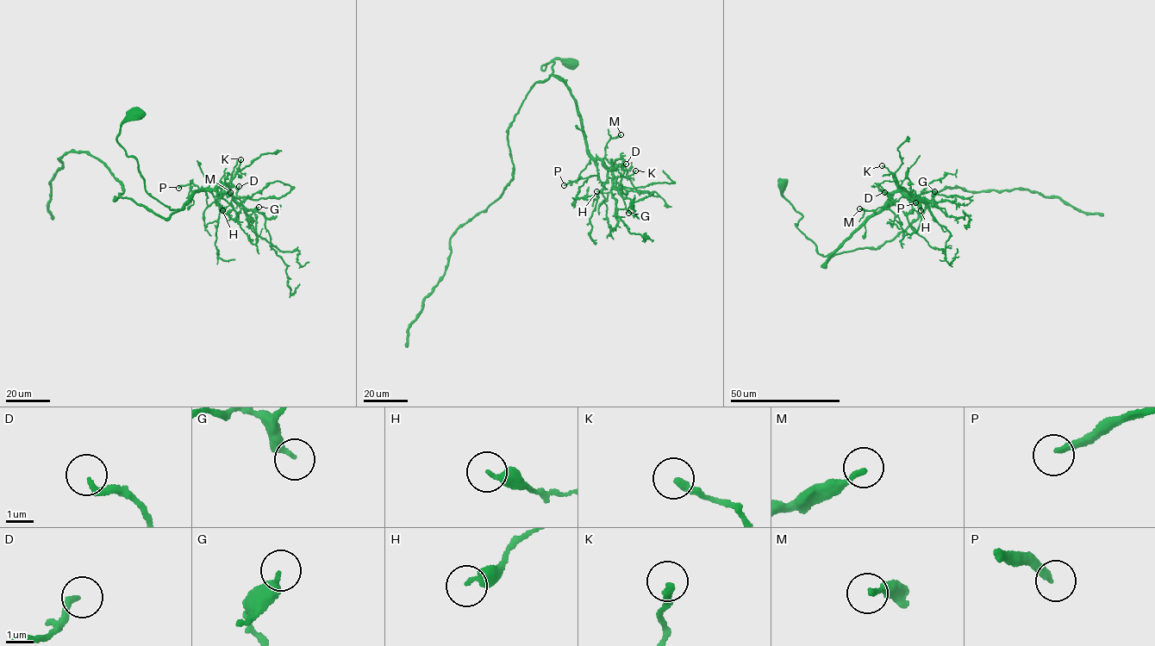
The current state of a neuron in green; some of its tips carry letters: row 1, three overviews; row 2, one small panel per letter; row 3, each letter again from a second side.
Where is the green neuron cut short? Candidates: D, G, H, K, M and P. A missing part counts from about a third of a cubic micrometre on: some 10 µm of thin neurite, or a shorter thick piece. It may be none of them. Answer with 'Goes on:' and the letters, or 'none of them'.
Goes on: P

